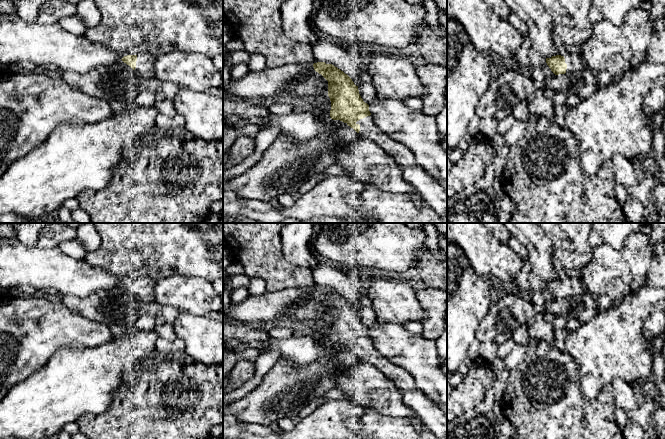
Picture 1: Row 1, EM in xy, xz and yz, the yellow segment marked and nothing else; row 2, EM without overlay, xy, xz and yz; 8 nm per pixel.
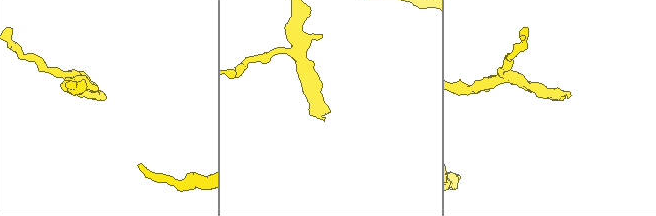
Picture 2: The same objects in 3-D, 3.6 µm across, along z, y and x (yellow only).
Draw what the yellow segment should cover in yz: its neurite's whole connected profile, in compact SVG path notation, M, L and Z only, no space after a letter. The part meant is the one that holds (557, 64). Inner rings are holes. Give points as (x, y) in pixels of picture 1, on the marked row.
M581 53L552 56L551 58L546 58L546 63L555 75L575 74L587 67Z

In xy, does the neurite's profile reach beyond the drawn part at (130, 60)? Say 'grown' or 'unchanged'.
grown

